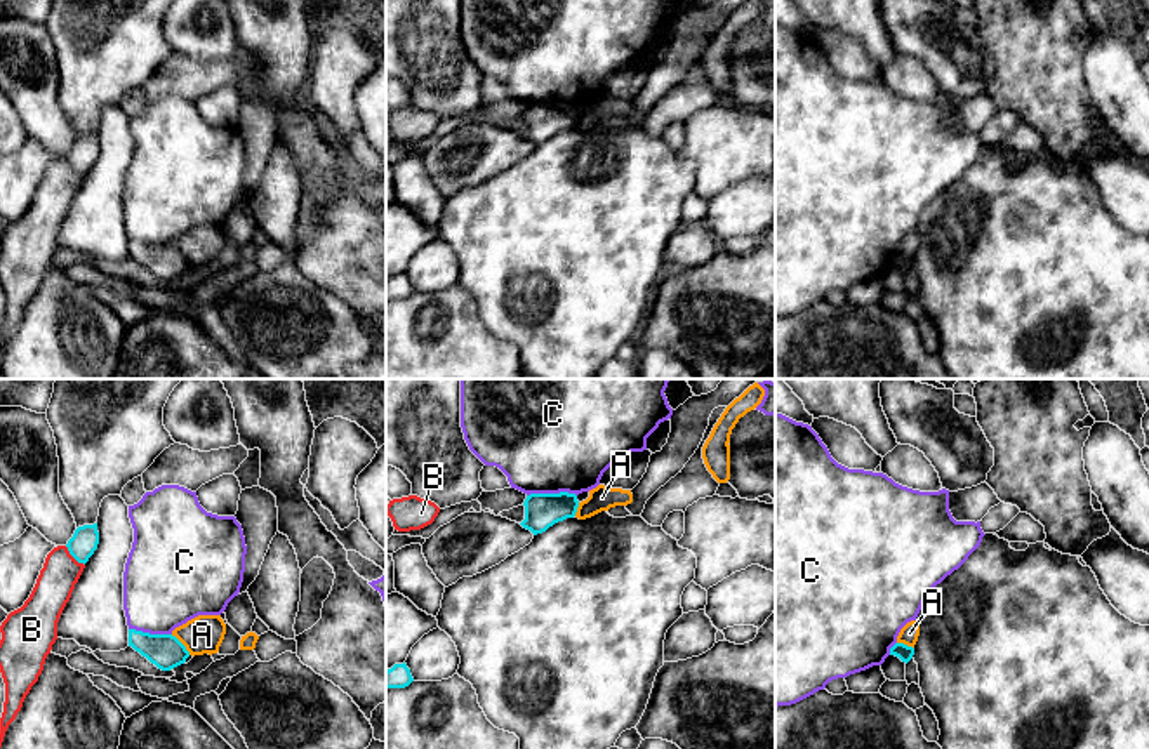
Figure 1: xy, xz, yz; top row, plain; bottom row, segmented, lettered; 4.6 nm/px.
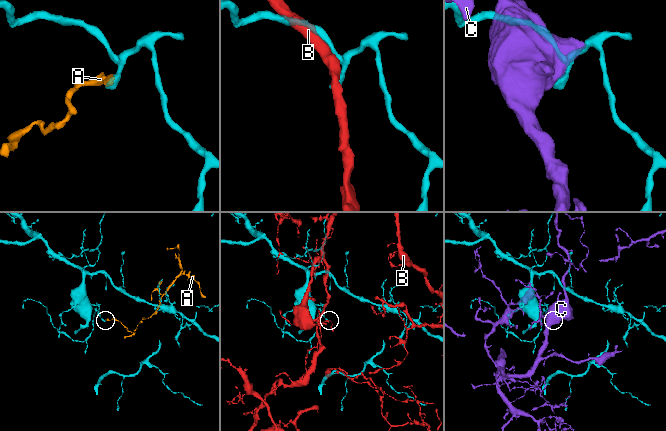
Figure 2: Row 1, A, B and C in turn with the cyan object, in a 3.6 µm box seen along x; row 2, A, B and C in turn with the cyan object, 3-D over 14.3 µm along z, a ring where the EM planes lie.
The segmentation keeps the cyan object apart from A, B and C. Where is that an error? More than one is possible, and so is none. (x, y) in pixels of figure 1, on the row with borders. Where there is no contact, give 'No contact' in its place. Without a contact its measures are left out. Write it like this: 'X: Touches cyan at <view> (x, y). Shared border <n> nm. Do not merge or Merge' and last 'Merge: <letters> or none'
A: Touches cyan at xy (181, 643). Shared border 130 nm. Do not merge
B: Touches cyan at xy (73, 556). Shared border 130 nm. Do not merge
C: Touches cyan at xz (551, 494). Shared border 240 nm. Do not merge
Merge: none

